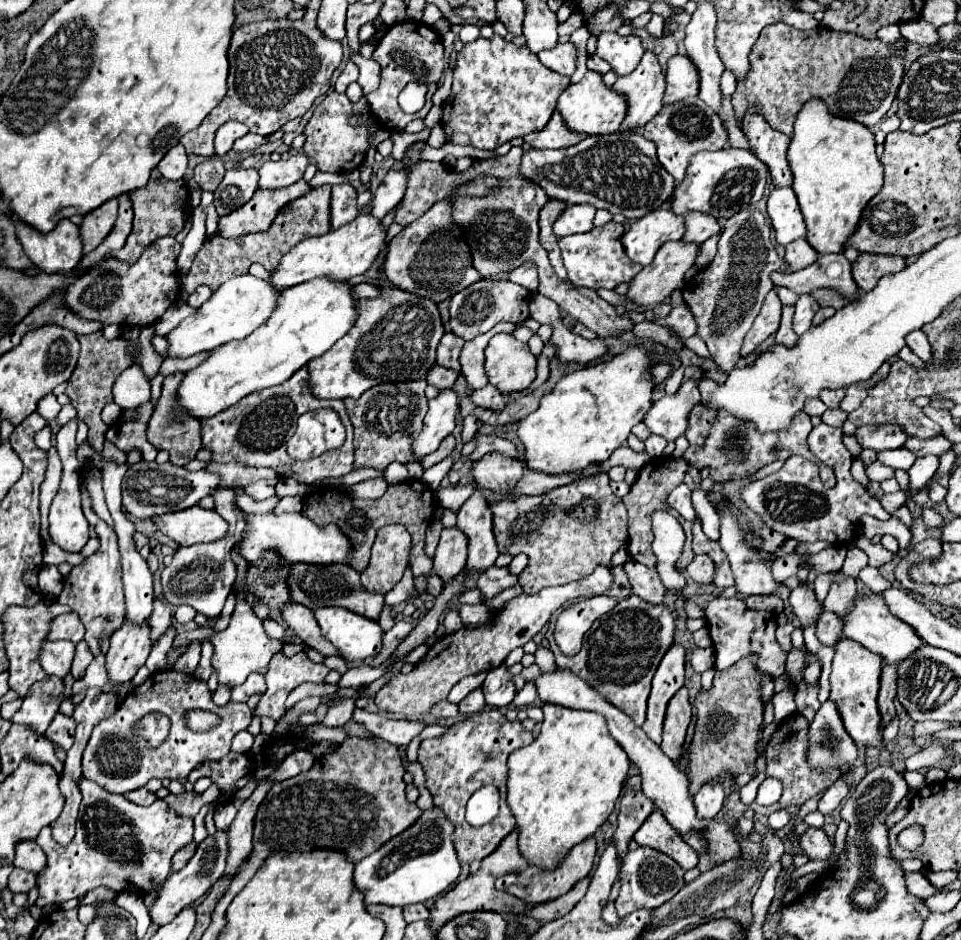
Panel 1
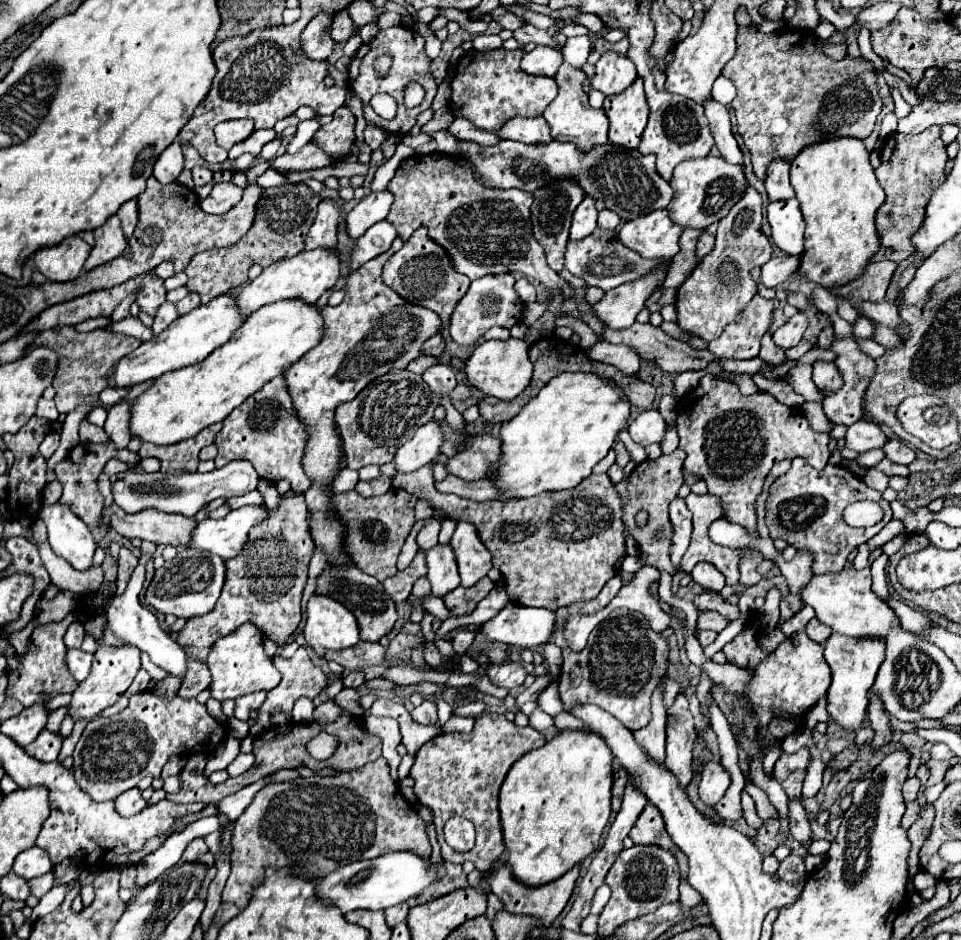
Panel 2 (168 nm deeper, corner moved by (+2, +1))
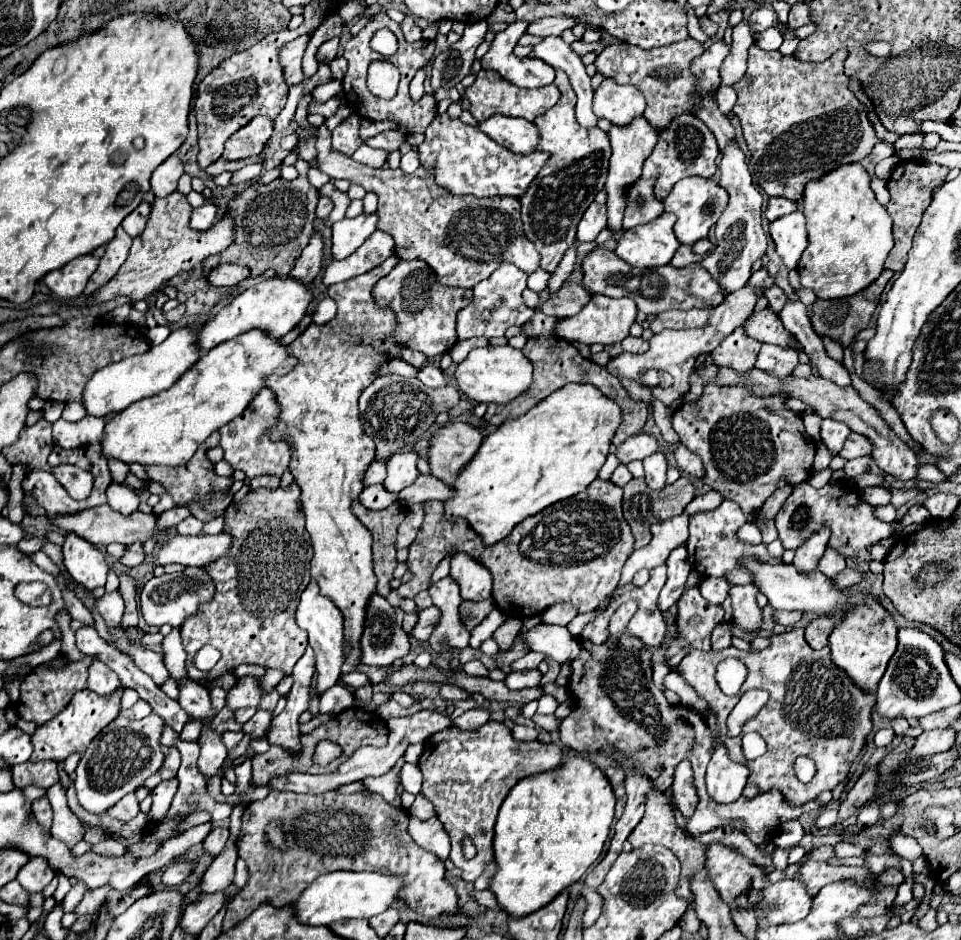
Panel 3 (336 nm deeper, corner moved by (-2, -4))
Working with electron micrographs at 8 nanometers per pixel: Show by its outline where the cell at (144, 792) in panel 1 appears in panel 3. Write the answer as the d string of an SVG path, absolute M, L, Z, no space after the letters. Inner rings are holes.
M126 794L126 796L118 802L118 806L112 806L112 808L108 810L108 814L110 814L112 818L122 820L122 822L130 822L132 818L136 818L138 812L140 812L140 806L138 806L138 800L136 800L134 794Z

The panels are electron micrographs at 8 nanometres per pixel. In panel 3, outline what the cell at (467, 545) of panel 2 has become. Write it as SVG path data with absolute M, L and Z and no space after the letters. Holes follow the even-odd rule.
M456 552L452 556L450 576L460 584L464 600L484 600L492 596L492 574L470 554Z

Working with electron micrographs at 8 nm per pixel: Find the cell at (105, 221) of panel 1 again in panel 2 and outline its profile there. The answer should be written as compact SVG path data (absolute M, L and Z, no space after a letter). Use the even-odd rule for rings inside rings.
M116 215L110 217L110 221L106 221L106 225L98 227L94 231L94 239L96 239L96 245L90 251L90 257L86 259L84 271L90 271L102 263L116 259L128 245L128 241L122 233L122 227L120 227L120 219Z

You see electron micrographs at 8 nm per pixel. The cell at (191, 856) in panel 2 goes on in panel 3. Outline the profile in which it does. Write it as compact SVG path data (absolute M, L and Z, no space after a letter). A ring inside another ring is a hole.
M214 828L214 830L206 836L206 840L204 840L202 846L204 846L204 850L206 850L210 856L218 856L218 854L222 852L228 836L230 836L228 828Z

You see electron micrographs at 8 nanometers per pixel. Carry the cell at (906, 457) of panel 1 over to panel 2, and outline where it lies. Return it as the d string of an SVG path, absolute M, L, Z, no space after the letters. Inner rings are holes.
M870 449L870 451L864 451L856 457L856 463L862 465L862 467L874 467L880 459L884 459L882 451L880 449Z

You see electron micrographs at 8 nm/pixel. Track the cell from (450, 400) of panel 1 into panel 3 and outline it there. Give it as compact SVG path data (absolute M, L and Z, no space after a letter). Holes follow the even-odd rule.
M410 450L410 452L400 452L400 454L394 454L390 458L390 462L386 462L386 468L388 468L388 476L384 480L384 486L390 490L390 492L400 492L402 488L410 486L410 482L414 482L414 478L418 476L418 468L416 468L416 462L418 462L420 454Z

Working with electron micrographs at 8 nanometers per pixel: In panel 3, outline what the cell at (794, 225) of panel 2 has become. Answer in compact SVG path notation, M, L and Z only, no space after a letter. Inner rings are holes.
M800 210L770 222L770 236L776 244L776 252L784 260L788 270L798 266L798 260L806 248L806 218Z

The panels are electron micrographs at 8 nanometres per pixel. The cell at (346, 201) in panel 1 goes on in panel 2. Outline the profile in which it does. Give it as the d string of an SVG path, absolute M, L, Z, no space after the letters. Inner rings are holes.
M322 201L318 205L318 215L314 219L314 225L310 227L306 241L304 241L304 251L306 249L334 249L336 247L336 227L338 227L338 217L340 209L334 201Z

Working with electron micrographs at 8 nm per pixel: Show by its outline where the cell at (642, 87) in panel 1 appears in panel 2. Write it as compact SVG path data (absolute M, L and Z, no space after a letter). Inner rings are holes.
M636 79L626 93L620 93L618 97L606 97L602 109L610 121L608 141L624 149L636 149L648 121L642 79Z

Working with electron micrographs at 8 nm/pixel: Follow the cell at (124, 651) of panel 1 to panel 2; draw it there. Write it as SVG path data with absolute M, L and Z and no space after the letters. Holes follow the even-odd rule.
M126 645L126 647L98 647L94 653L94 665L90 671L90 677L78 685L78 689L72 693L72 701L68 705L68 715L74 721L92 721L102 713L106 707L114 705L118 697L130 687L132 679L140 671L140 653L138 649Z

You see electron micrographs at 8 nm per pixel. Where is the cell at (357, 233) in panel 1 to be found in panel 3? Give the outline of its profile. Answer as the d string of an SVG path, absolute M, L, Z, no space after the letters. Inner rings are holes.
M274 276L270 280L262 280L262 282L246 288L244 292L240 292L212 320L208 320L200 332L198 344L204 350L210 350L210 348L218 346L220 342L226 342L238 334L254 330L254 328L262 328L262 330L270 332L272 336L284 336L304 318L312 300L314 300L312 284L306 286L304 282L298 282L288 276L286 278Z

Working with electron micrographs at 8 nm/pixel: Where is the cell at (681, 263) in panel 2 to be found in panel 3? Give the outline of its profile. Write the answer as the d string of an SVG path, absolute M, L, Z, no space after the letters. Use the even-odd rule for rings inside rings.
M682 244L682 246L676 250L676 254L674 254L674 258L672 258L670 264L676 266L676 268L686 268L686 266L690 266L690 264L694 264L694 262L700 262L704 256L706 256L706 254L694 254L694 252L692 252L692 246Z

